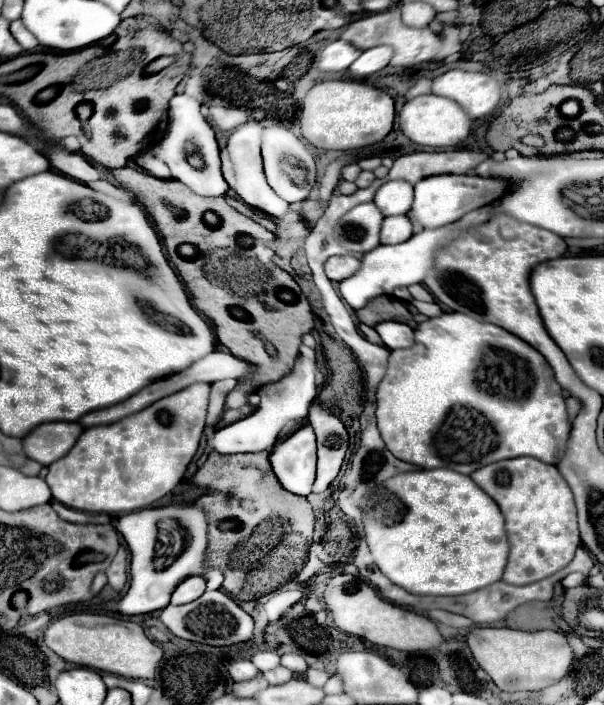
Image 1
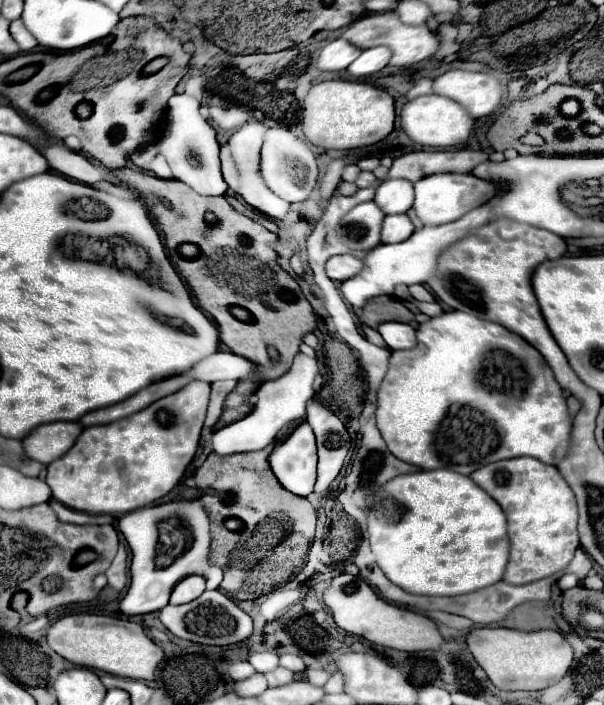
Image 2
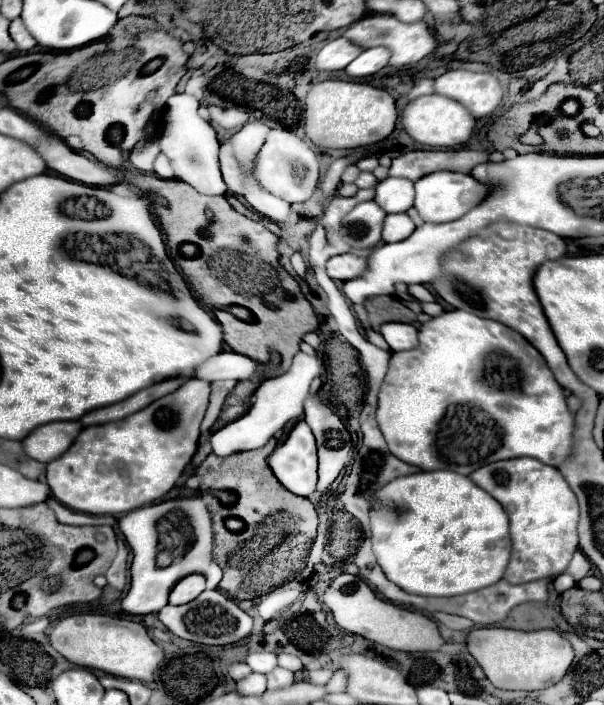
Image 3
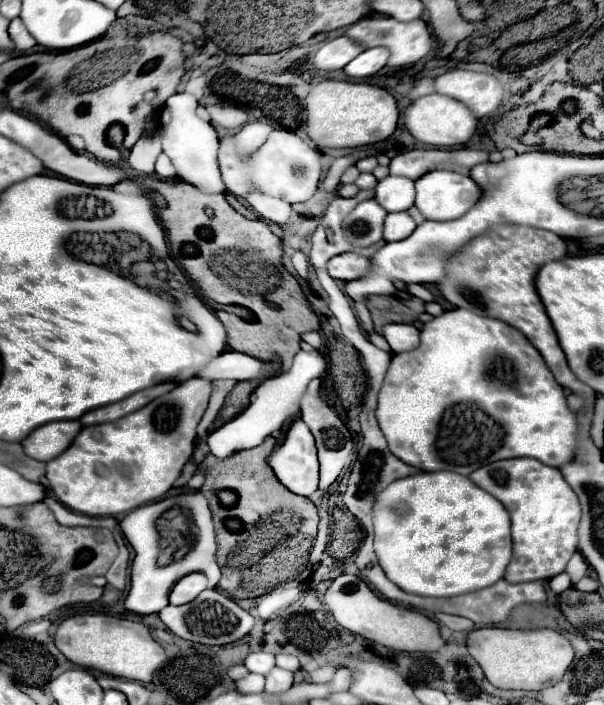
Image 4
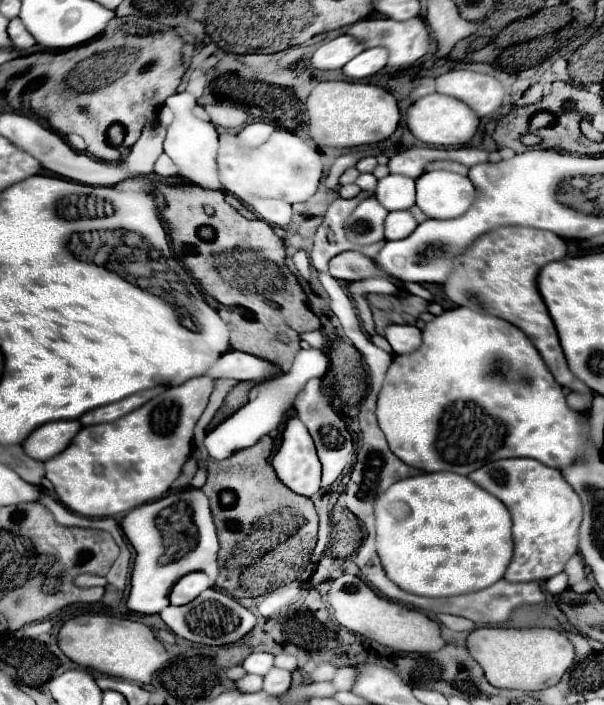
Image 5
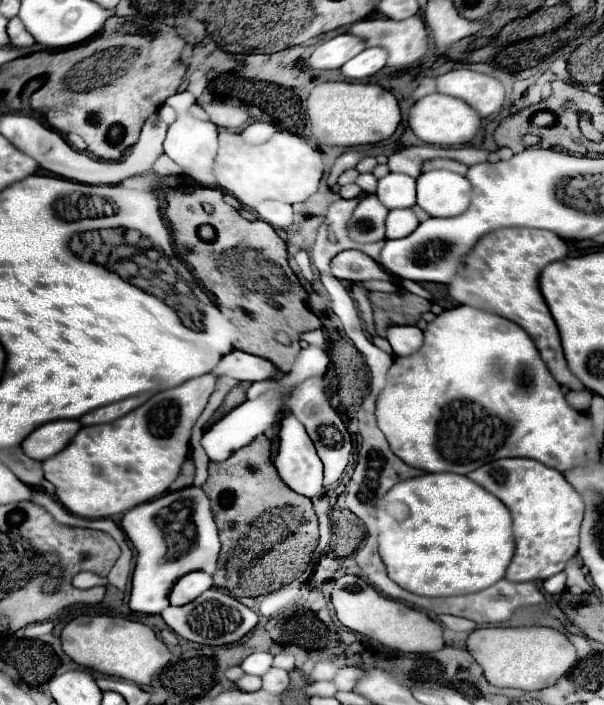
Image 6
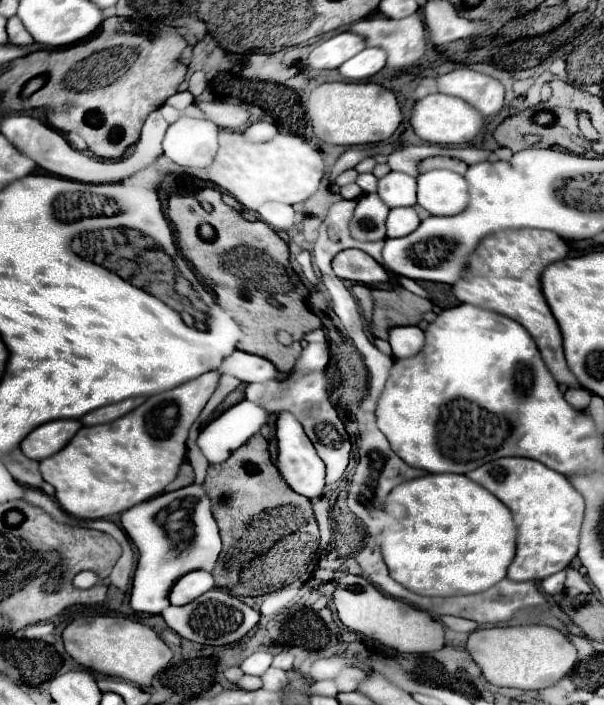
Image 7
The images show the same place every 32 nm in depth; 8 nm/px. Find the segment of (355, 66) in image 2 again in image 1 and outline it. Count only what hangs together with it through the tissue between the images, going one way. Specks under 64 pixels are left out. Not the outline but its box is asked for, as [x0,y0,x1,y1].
[348,46,394,78]

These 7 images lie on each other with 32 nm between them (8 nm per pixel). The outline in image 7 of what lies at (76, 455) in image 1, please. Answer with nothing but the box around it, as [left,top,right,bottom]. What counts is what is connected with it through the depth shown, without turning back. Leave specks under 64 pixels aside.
[40,370,220,520]

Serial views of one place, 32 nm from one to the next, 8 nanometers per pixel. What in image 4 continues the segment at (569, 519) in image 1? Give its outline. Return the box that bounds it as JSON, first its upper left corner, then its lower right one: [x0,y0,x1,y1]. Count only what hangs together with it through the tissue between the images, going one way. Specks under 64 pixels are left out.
[470,458,580,582]

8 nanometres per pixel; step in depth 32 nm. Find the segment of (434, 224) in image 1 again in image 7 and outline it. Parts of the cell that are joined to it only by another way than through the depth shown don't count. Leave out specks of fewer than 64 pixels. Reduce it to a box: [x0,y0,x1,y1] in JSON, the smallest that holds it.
[418,170,468,216]

